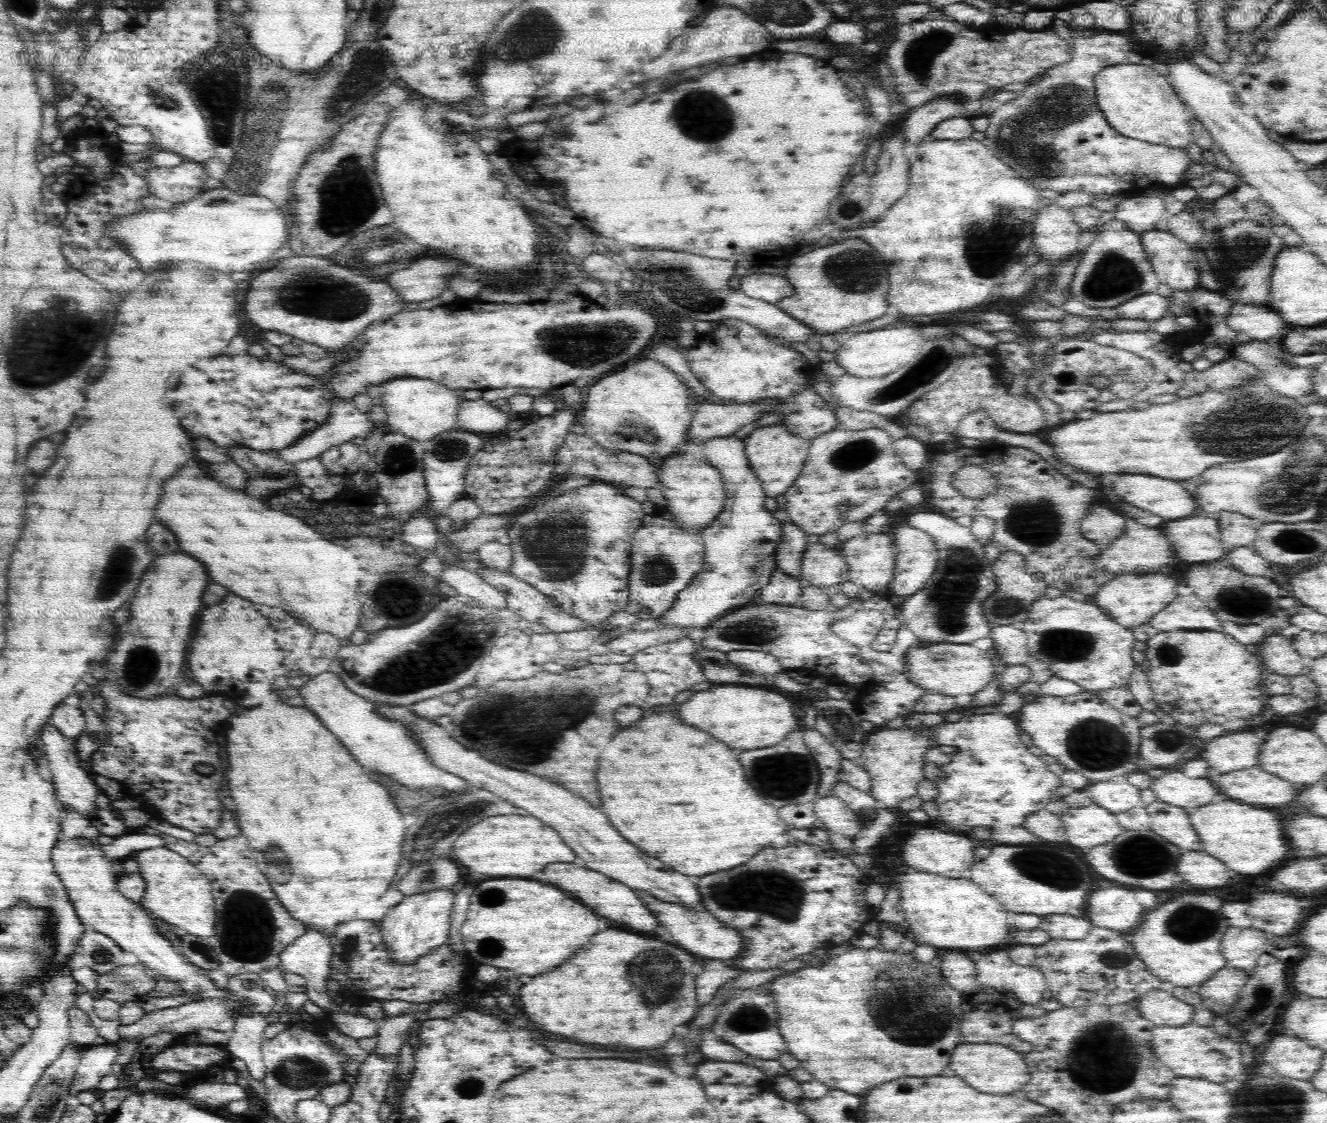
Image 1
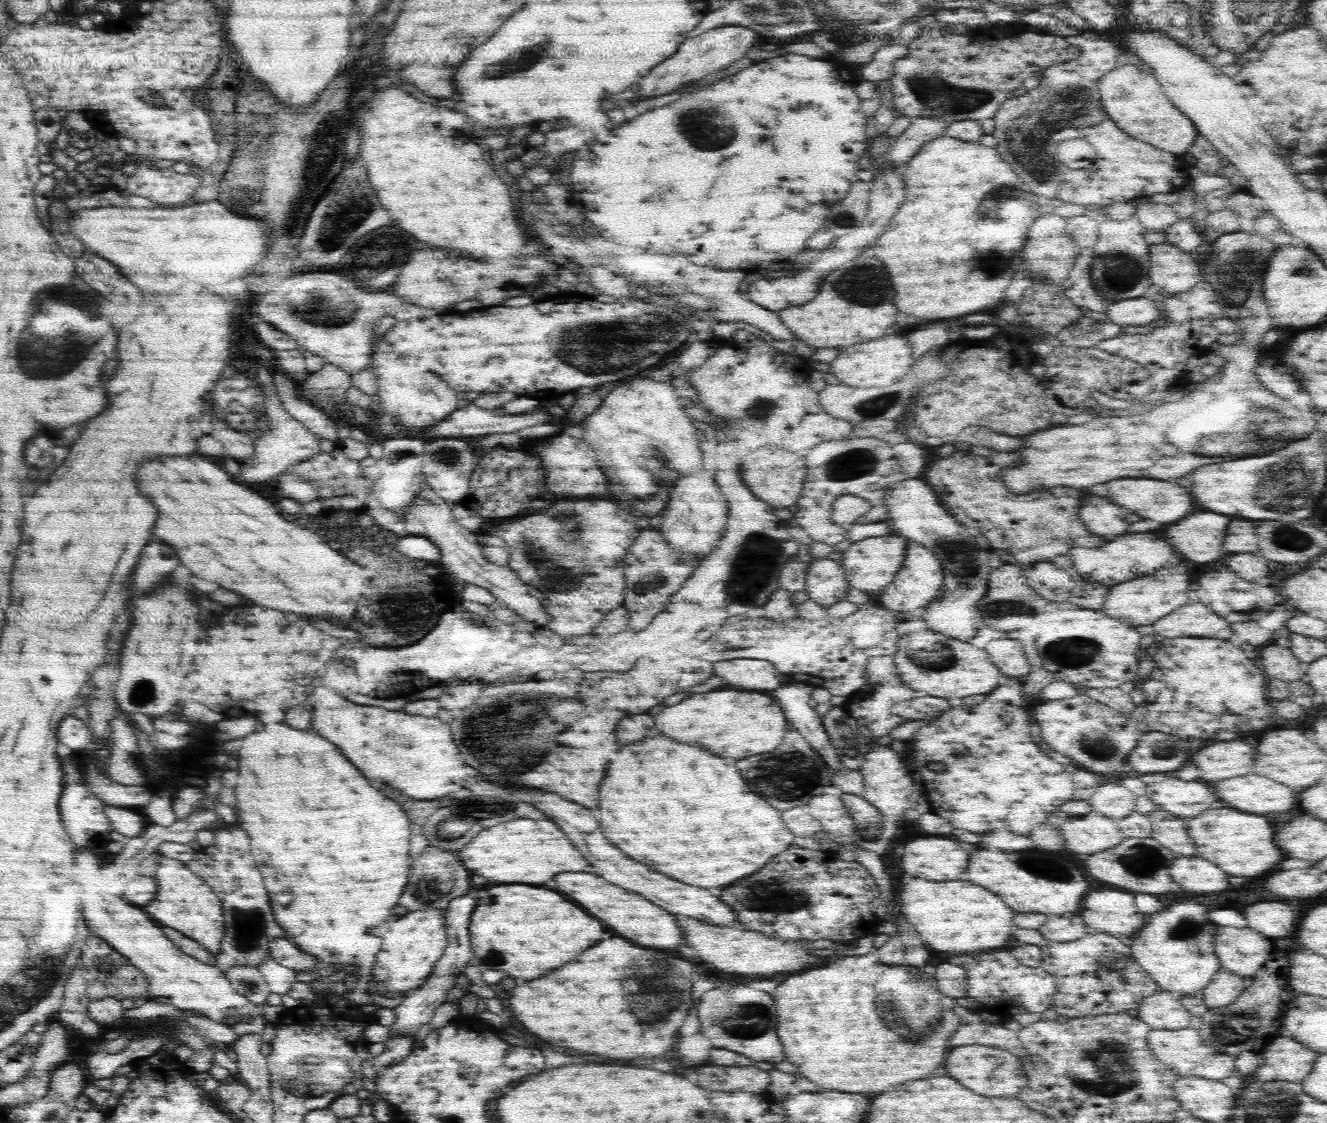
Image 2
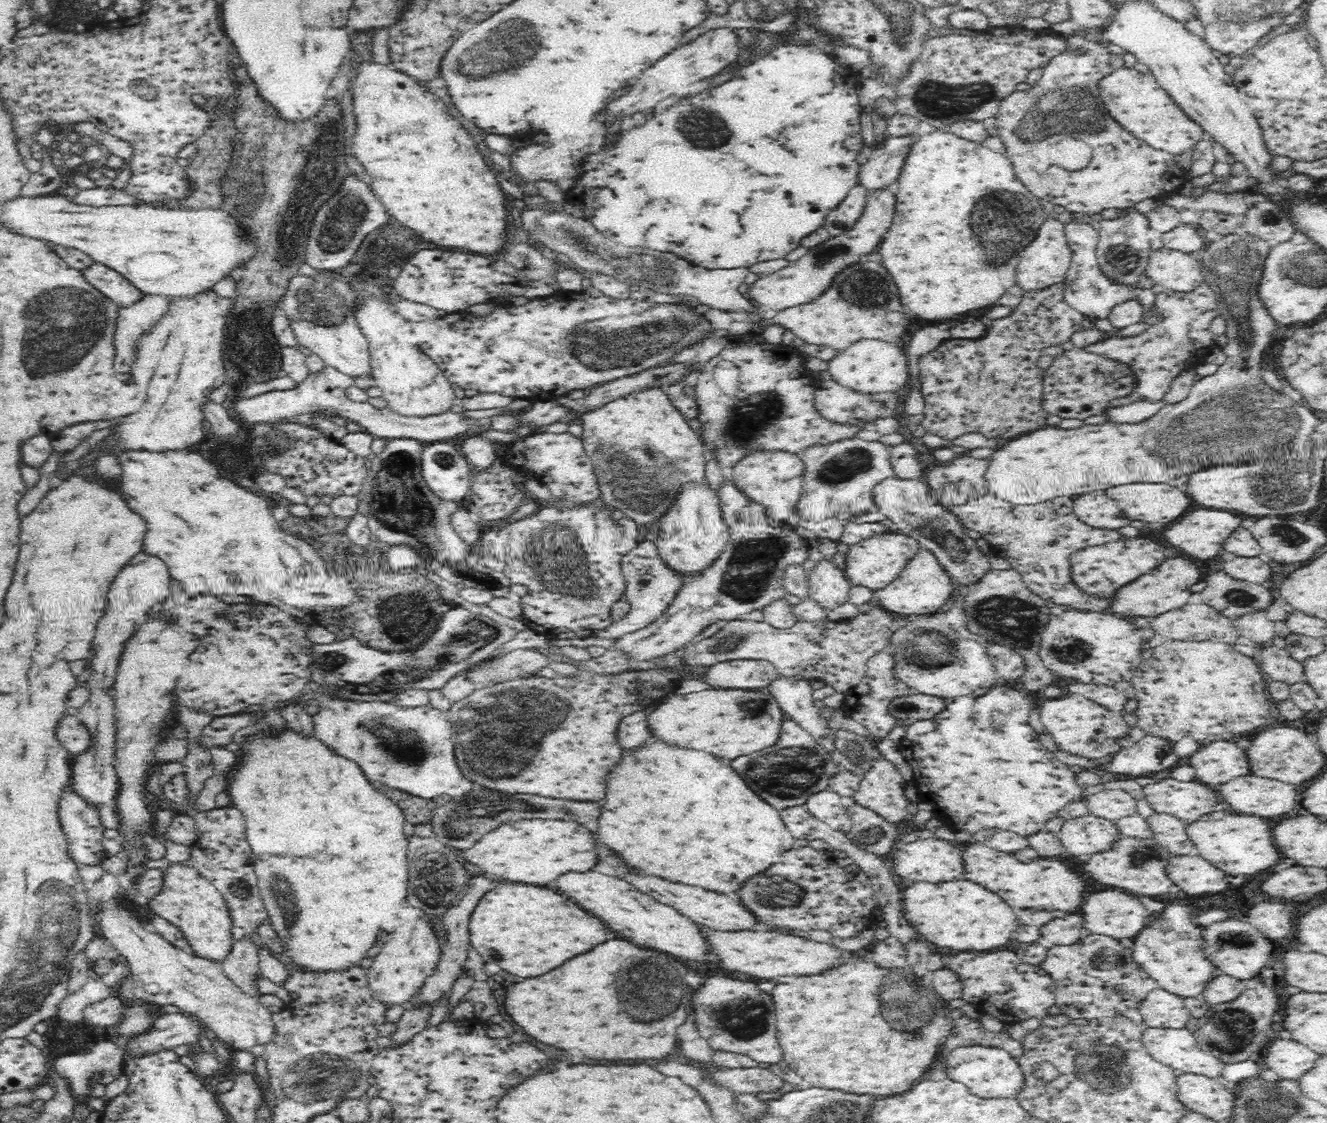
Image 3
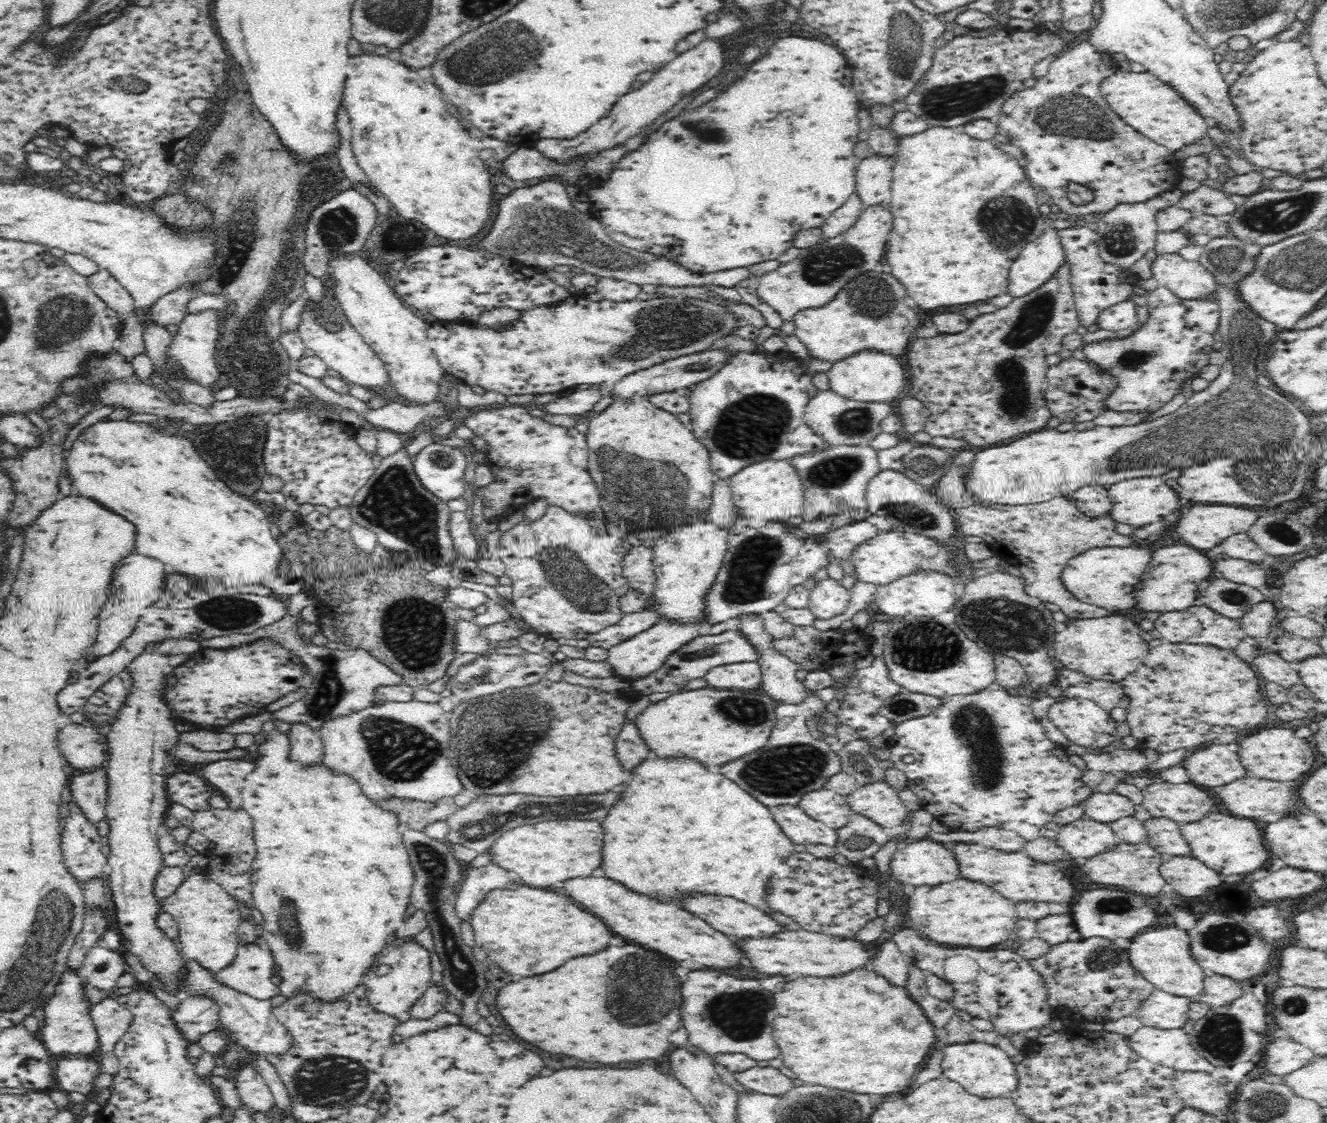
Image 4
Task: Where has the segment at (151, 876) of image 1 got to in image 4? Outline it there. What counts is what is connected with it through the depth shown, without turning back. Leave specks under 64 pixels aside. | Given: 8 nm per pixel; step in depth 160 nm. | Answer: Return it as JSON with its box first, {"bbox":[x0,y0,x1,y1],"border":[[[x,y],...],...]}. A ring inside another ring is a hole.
{"bbox":[158,872,244,973],"border":[[[188,872],[176,891],[158,901],[160,912],[168,913],[177,922],[178,942],[184,959],[196,960],[214,973],[235,960],[239,948],[238,927],[244,913],[218,884],[203,874]]]}

